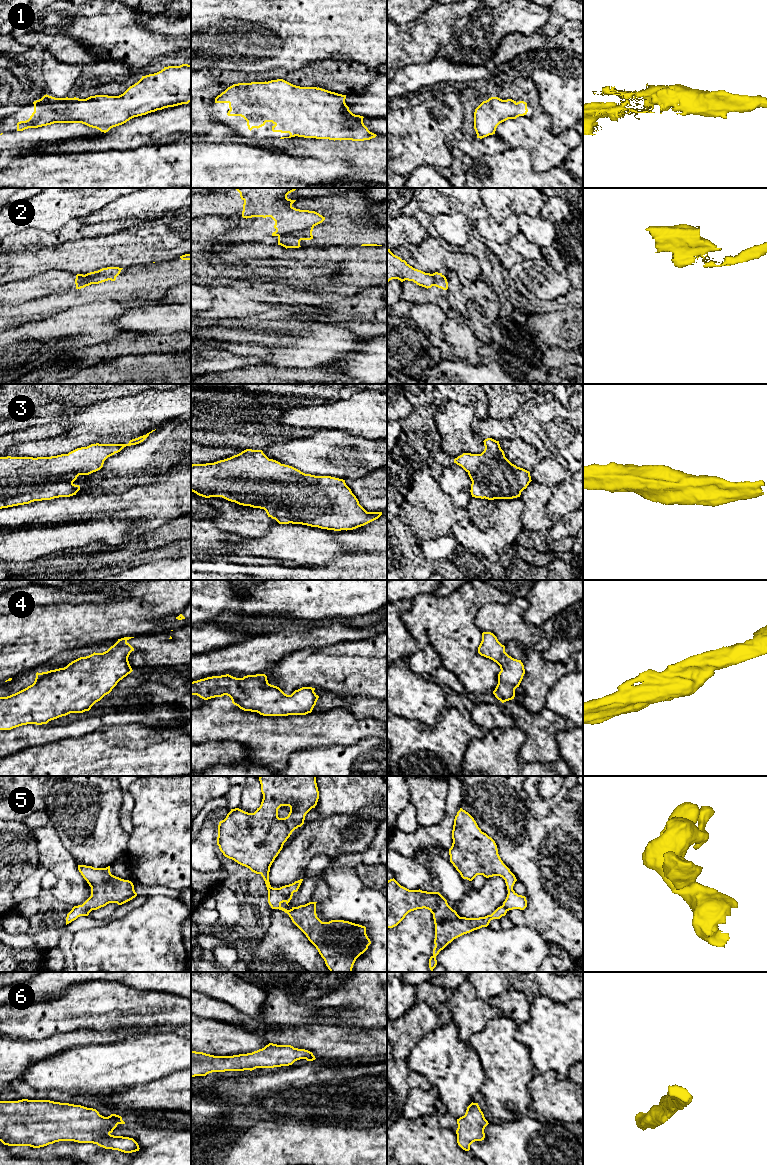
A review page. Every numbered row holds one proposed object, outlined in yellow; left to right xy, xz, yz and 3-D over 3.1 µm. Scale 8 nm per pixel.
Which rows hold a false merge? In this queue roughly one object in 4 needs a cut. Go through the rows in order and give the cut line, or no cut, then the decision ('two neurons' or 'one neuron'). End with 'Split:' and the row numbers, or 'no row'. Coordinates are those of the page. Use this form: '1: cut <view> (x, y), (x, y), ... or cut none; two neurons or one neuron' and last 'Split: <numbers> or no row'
1: cut xz (261, 82), (271, 90), (282, 110), (283, 119), (277, 124); two neurons
2: cut xz (313, 226), (278, 236); two neurons
3: cut none; one neuron
4: cut none; one neuron
5: cut none; one neuron
6: cut none; one neuron
Split: 1, 2

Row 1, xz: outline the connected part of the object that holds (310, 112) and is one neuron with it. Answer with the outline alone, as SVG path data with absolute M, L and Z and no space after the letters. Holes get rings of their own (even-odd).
M277 79L277 80L271 80L268 82L262 82L261 83L262 87L271 89L272 92L275 94L275 102L276 104L283 110L283 118L284 120L278 124L275 124L274 126L272 126L272 131L273 132L281 132L281 133L289 133L290 136L289 137L281 137L280 139L284 139L284 138L291 138L291 137L304 137L304 138L316 138L316 139L329 139L329 140L352 140L352 141L364 141L364 140L370 140L372 138L375 138L377 135L370 132L368 130L368 128L364 125L363 123L363 116L360 115L355 115L353 114L350 110L349 107L346 105L345 103L345 99L346 99L346 95L342 95L342 94L338 94L335 92L331 92L322 88L317 88L317 87L300 87L300 86L296 86L293 85L283 79Z

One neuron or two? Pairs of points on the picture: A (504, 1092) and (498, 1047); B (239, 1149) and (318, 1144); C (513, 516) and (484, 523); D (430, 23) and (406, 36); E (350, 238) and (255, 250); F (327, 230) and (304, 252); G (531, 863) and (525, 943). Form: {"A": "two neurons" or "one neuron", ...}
{"A": "one neuron", "B": "one neuron", "C": "one neuron", "D": "one neuron", "E": "two neurons", "F": "two neurons", "G": "two neurons"}

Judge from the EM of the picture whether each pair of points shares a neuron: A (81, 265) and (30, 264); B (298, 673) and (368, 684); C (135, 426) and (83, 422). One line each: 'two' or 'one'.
A: one
B: one
C: one

